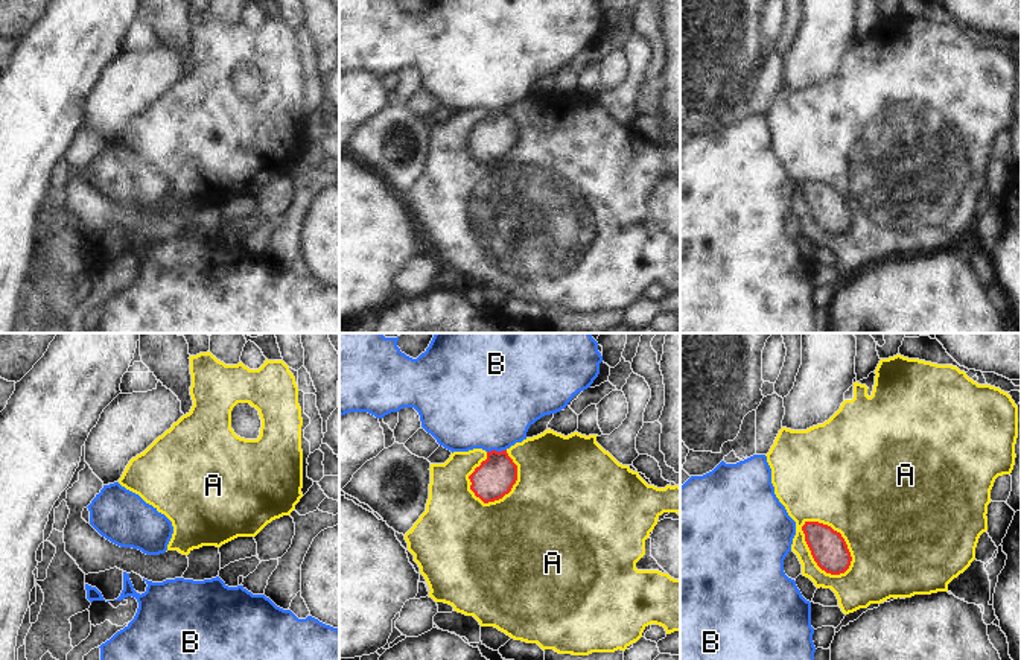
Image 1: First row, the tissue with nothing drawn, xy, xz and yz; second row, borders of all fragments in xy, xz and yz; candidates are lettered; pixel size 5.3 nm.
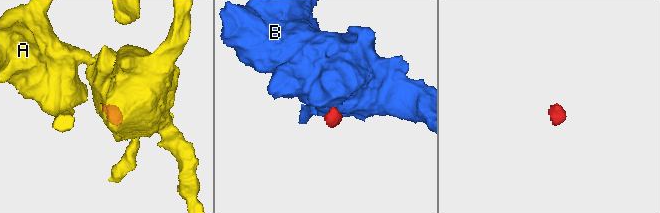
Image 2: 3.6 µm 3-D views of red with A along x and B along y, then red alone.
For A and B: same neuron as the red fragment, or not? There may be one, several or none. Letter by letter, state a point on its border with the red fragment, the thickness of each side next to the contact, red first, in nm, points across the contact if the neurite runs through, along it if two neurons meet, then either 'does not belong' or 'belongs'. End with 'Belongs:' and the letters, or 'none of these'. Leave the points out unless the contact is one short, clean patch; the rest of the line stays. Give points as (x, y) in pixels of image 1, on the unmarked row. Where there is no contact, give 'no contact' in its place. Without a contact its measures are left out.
A: meets red in yz at (811, 213); 190 nm thick on the red side, 160 nm on the other; does not belong
B: meets red in xz at (495, 110); 200 nm thick on the red side, 480 nm on the other; runs through xz (495, 137), (495, 110), (490, 63); belongs
Belongs: B

